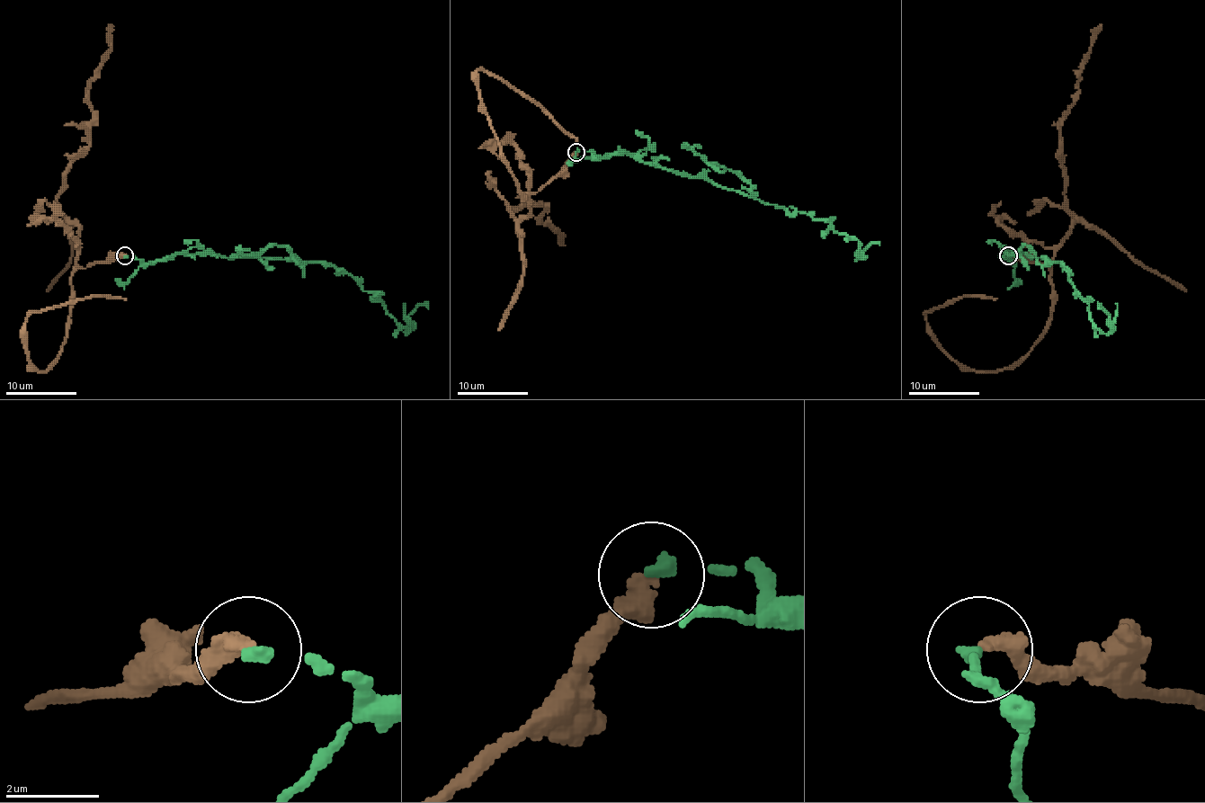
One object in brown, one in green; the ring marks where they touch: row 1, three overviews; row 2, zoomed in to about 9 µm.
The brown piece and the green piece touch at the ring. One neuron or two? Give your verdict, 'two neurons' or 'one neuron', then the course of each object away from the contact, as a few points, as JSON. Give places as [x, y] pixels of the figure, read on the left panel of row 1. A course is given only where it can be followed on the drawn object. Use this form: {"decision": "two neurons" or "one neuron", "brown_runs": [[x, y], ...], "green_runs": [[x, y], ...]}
{"decision": "two neurons", "brown_runs": [[124, 255], [75, 272], [66, 339], [49, 367], [38, 370], [27, 344], [31, 312], [91, 297], [126, 298]], "green_runs": [[124, 255], [148, 263], [210, 254], [333, 264], [364, 291], [373, 291], [406, 334], [408, 316], [428, 301]]}

